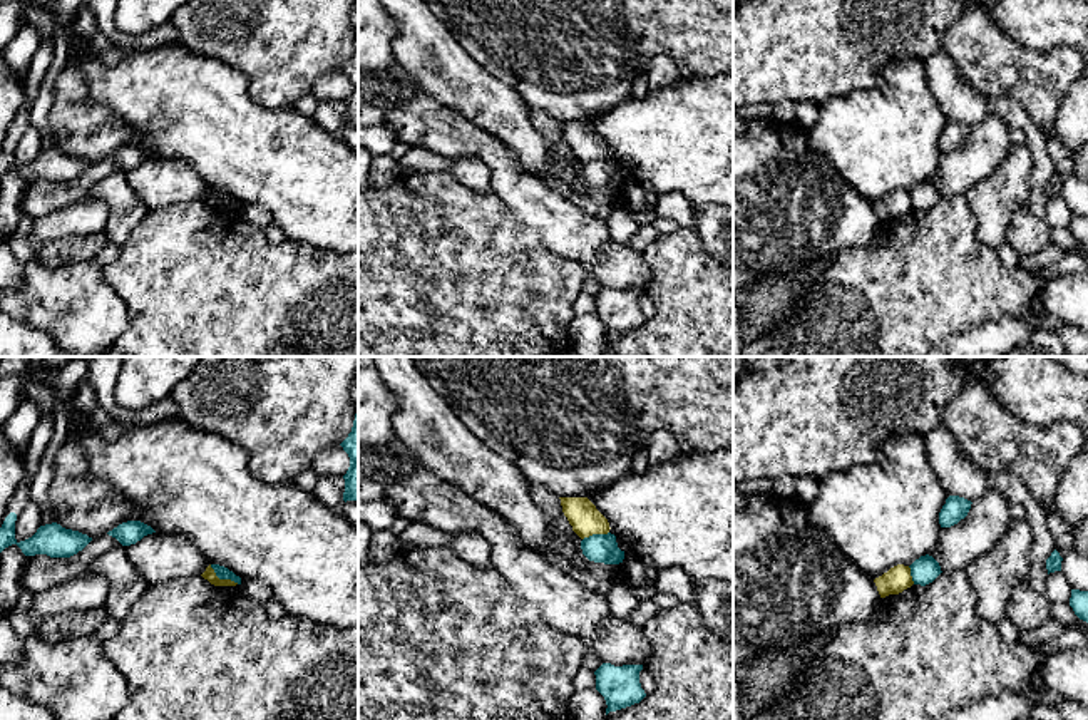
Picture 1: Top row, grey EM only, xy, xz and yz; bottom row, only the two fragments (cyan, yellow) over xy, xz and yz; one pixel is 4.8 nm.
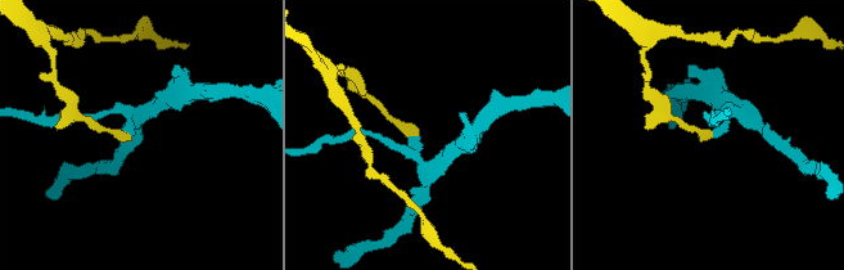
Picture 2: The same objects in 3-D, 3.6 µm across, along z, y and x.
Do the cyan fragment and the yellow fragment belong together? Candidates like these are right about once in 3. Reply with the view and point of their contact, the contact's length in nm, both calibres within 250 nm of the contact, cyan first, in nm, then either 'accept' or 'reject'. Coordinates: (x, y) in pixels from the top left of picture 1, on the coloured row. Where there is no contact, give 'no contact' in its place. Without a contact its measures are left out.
meets cyan in xy at (223, 578); contact 170 nm long; 60 nm thick on the cyan side, 60 nm on the other; reject

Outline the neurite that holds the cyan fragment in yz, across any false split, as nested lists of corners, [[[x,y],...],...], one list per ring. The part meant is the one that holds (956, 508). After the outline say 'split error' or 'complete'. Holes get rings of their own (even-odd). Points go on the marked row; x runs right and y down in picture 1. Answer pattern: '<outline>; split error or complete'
[[[949,496],[939,512],[941,527],[951,527],[964,519],[971,509],[971,504],[973,502],[964,497]]]; complete

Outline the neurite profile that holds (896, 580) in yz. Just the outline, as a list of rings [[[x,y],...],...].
[[[904,564],[890,568],[887,573],[875,578],[874,583],[880,598],[885,598],[889,594],[899,594],[914,584],[911,568]]]

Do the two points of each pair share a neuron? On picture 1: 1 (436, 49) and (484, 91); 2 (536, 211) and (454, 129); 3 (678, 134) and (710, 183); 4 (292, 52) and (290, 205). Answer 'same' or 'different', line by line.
1: same
2: same
3: same
4: different

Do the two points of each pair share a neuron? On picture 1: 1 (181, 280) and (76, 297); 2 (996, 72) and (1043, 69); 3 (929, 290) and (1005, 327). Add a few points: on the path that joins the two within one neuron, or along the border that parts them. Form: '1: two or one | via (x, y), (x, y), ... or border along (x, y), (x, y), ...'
1: two | border along (101, 267), (104, 280), (128, 308), (128, 327)
2: one | via (1008, 72), (1031, 72)
3: two | border along (1033, 320), (1028, 317), (995, 318), (958, 335)

